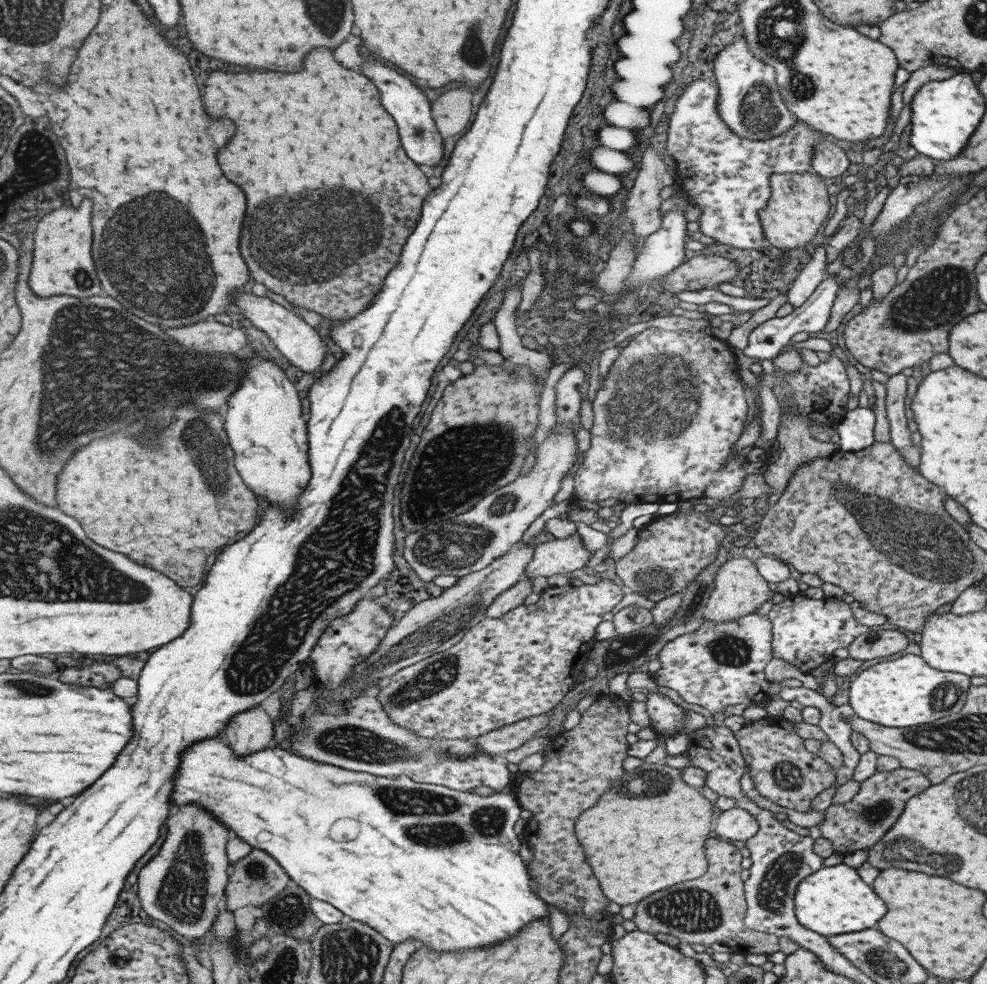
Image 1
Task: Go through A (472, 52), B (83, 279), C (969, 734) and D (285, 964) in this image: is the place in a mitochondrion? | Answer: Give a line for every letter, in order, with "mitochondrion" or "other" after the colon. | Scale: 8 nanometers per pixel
A: mitochondrion
B: mitochondrion
C: mitochondrion
D: mitochondrion

